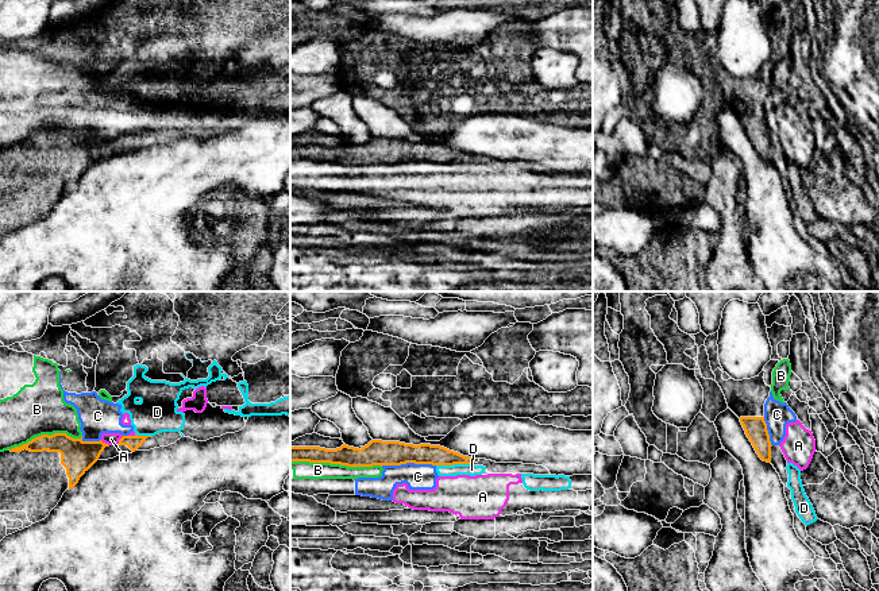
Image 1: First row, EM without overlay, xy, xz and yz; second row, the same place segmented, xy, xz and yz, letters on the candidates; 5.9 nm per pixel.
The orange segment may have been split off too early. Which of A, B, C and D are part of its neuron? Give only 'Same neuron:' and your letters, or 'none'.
Same neuron: D

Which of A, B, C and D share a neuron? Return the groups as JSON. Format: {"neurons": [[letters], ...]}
{"neurons": [["A", "B", "C"], ["D"]]}

